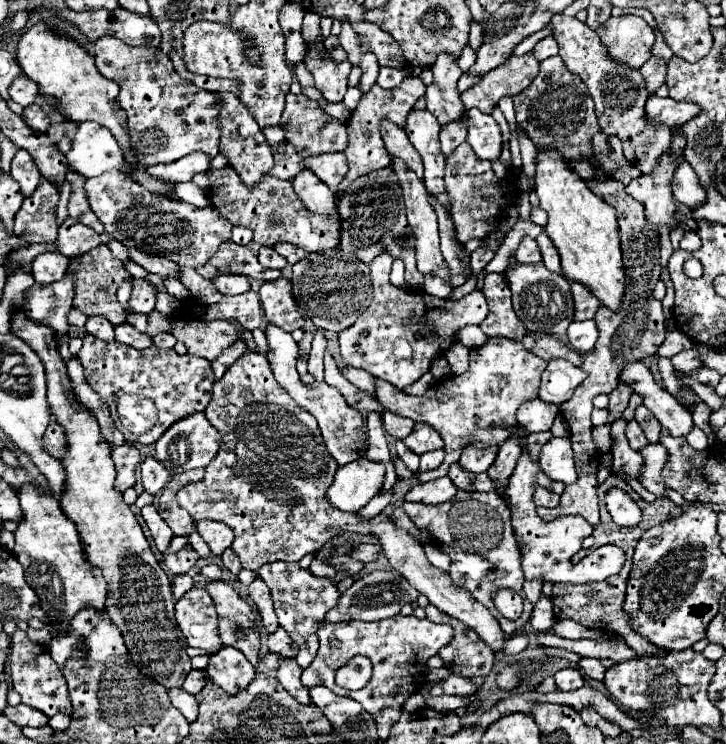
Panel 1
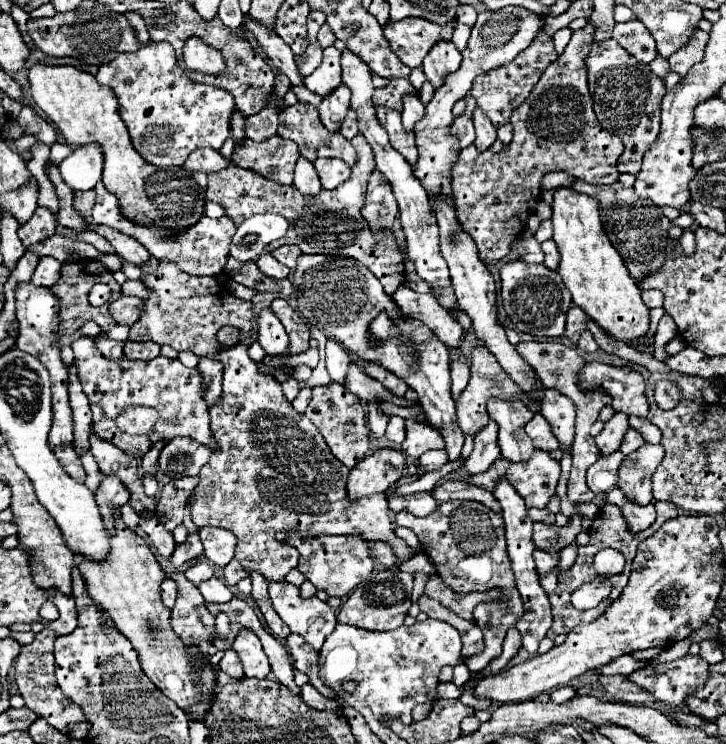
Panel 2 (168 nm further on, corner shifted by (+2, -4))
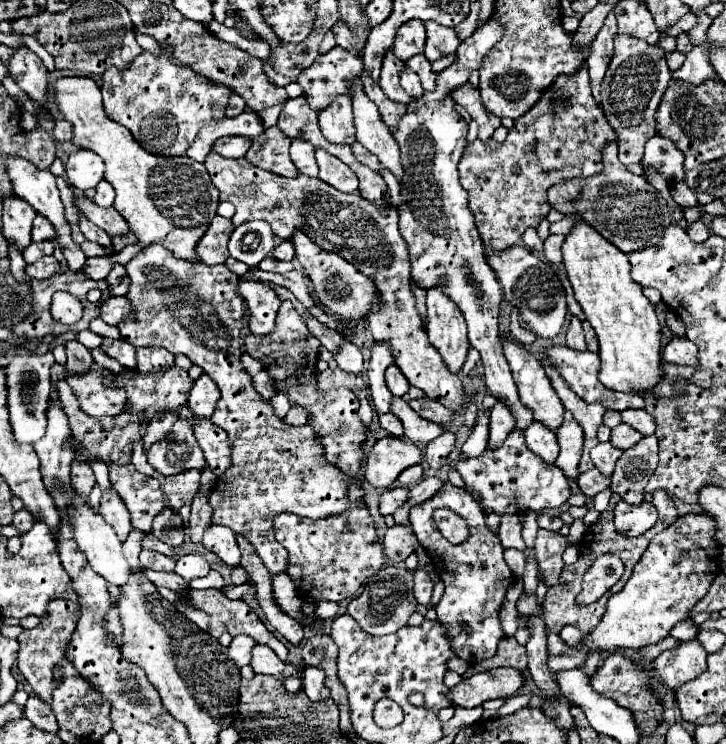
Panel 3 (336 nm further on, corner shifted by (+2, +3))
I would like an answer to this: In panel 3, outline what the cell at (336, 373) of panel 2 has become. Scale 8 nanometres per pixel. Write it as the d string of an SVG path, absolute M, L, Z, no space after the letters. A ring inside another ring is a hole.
M311 314L309 316L305 316L303 318L305 320L305 324L307 324L307 328L309 328L309 332L331 352L331 354L337 354L337 346L341 344L341 340L343 340L343 336L341 334L337 334L335 330L331 330L331 328L327 328L325 324L321 324L317 318L313 318Z

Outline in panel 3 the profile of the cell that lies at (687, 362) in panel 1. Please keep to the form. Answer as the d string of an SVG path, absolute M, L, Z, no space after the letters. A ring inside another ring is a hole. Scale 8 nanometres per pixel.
M673 336L671 342L663 348L663 360L673 364L691 364L697 362L697 346L689 338Z

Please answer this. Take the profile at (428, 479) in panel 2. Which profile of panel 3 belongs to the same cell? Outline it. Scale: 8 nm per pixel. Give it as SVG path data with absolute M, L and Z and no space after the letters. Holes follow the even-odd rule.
M479 410L479 420L471 432L471 436L467 438L467 444L463 446L465 456L479 456L489 442L489 414L491 410Z

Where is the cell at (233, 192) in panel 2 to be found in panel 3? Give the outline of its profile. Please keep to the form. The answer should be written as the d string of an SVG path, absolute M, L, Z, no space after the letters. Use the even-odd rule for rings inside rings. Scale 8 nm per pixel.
M209 152L203 164L209 170L213 184L221 192L221 200L235 206L237 212L231 220L235 226L251 220L265 220L273 234L281 240L289 240L297 228L305 230L305 234L309 234L309 238L313 238L313 242L317 242L323 250L339 254L347 262L355 264L361 274L369 276L379 294L379 304L367 316L373 338L377 342L387 340L391 344L395 364L401 368L411 386L421 388L429 398L441 402L453 412L463 410L467 396L461 378L445 370L441 356L437 350L433 350L433 346L429 346L423 322L415 310L409 278L409 254L397 228L395 210L385 214L385 210L377 210L357 192L343 194L319 178L309 178L303 174L287 180L277 174L269 174L243 158L223 158L217 152Z

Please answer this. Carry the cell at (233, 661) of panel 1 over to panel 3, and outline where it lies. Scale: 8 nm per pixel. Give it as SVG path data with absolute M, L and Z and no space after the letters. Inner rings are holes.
M235 636L231 646L229 646L229 658L233 658L233 662L241 668L245 664L251 662L251 650L257 642L251 636Z

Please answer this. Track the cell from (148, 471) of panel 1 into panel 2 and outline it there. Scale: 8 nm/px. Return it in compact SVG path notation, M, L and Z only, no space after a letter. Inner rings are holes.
M163 441L161 443L157 443L149 453L145 453L143 455L143 459L141 459L141 467L143 467L143 471L145 473L149 473L149 475L157 475L157 457L159 457L159 451L161 451L161 445L165 445Z

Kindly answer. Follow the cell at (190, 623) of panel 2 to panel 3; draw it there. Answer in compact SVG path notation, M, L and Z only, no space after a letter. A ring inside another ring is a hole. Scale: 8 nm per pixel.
M141 550L141 556L139 556L143 568L151 568L151 570L165 570L165 572L173 572L175 568L175 560L159 554L159 552L153 552L153 550Z

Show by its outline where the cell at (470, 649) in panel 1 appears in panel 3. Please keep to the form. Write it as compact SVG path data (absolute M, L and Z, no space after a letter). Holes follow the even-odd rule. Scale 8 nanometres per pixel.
M415 570L413 582L415 582L413 594L415 594L417 602L423 604L423 606L427 606L429 600L431 600L431 586L433 586L433 580L429 578L429 574L427 574L425 570Z

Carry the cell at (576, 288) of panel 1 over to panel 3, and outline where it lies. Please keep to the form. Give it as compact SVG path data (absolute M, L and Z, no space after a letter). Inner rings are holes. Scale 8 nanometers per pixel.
M573 316L569 330L567 330L567 346L573 350L587 350L585 344L585 336L583 336L583 328L581 328L581 320Z

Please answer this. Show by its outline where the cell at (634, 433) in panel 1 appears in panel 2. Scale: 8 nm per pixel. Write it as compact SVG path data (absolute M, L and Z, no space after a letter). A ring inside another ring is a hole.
M629 429L623 437L623 443L621 443L621 453L623 455L629 455L633 453L635 449L639 449L641 445L645 445L645 439L635 431L635 429Z

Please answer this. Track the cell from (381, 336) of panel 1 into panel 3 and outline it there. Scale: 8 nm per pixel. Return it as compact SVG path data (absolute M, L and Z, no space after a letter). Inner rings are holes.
M389 366L389 370L385 372L385 380L393 396L403 396L409 390L409 382L405 382L405 376L401 374L401 370L397 370L397 366Z

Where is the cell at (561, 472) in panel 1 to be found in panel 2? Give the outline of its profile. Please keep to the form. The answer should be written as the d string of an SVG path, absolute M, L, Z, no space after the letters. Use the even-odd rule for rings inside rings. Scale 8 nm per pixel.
M535 451L525 465L509 465L505 459L497 459L485 473L469 477L469 483L483 485L493 491L493 481L497 477L509 477L525 499L527 507L545 507L549 497L555 495L555 487L561 475L561 465L547 451Z

